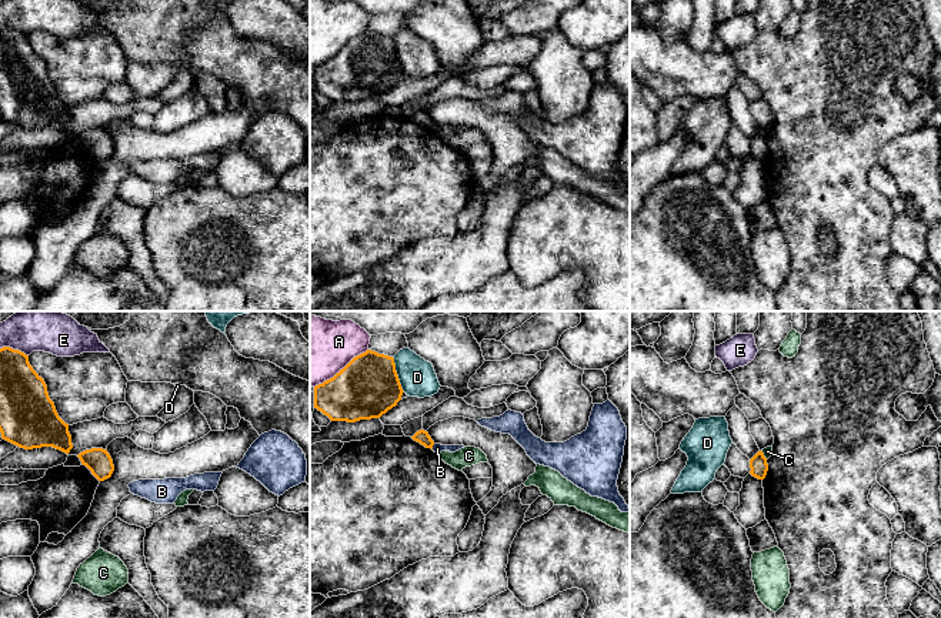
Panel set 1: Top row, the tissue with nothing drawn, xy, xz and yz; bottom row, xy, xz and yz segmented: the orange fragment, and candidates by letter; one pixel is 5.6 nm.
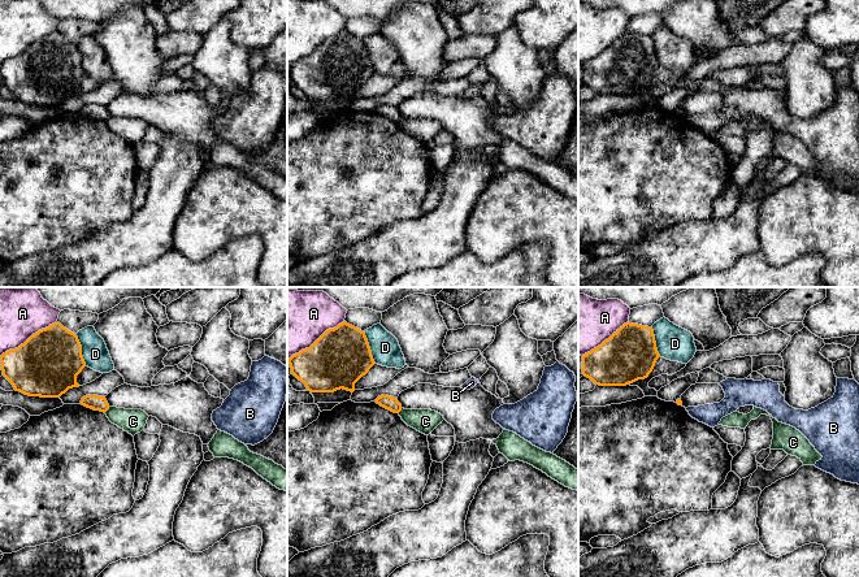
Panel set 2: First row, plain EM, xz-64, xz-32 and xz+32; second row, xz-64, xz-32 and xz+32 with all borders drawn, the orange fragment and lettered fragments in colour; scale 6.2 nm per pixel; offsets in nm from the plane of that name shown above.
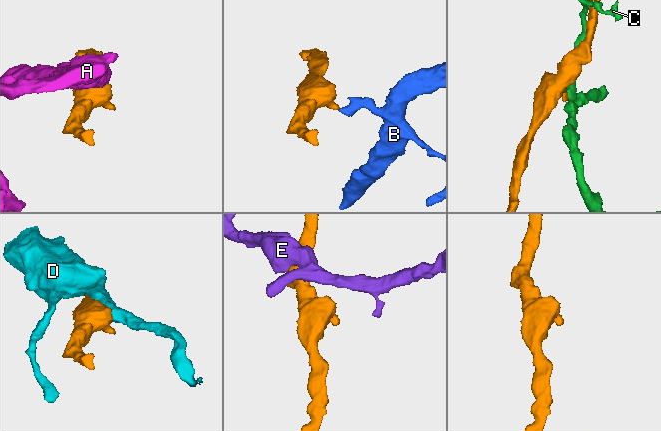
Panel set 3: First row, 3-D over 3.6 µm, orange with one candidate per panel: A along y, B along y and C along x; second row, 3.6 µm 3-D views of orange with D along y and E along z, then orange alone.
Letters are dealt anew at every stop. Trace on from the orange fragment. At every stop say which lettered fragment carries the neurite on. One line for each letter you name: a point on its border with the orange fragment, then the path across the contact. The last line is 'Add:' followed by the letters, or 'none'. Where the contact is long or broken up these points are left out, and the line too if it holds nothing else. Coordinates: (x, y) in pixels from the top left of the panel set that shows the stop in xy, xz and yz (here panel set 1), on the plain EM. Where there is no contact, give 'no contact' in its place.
Add: none

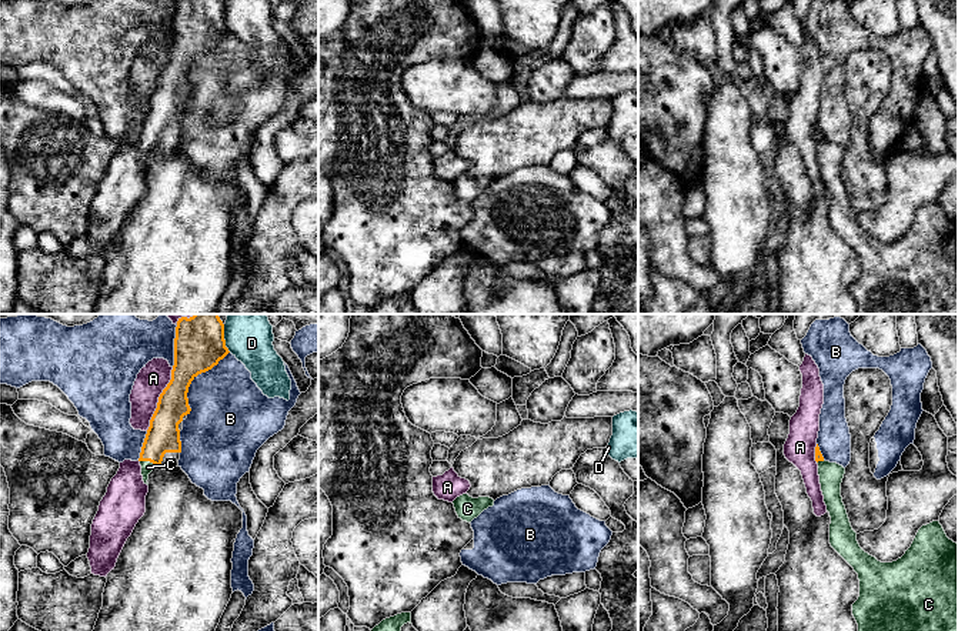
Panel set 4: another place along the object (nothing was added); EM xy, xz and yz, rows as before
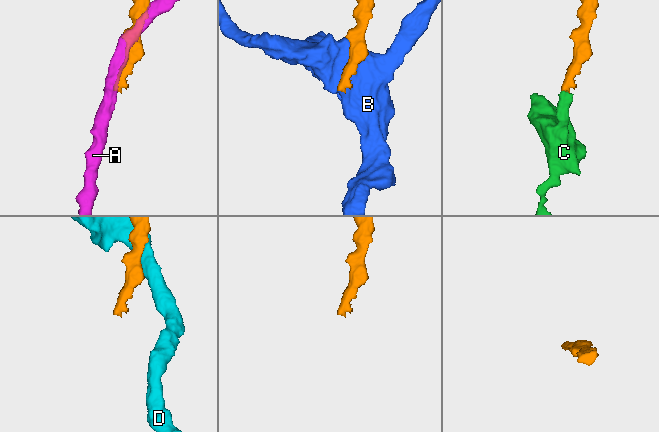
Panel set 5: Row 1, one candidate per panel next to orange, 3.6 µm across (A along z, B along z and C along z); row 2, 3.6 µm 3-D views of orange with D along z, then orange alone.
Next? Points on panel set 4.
C: xy (149, 140) | across xy (163, 116), (154, 126), (149, 140), (147, 147)
Add: C

